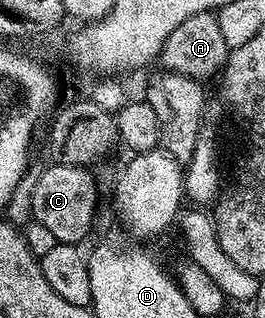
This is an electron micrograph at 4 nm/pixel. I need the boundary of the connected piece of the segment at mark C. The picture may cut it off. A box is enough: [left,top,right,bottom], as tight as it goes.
[32,163,99,244]

